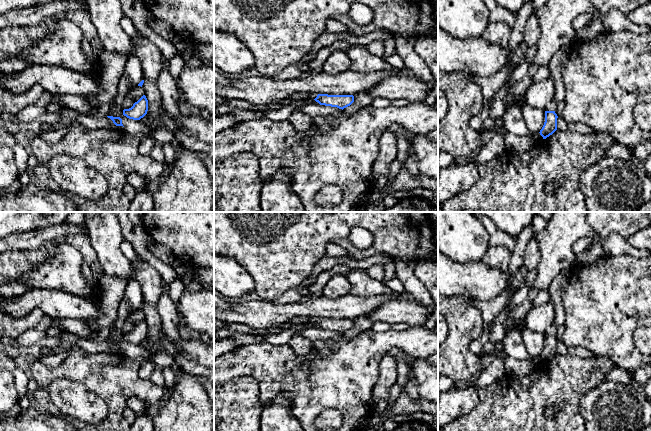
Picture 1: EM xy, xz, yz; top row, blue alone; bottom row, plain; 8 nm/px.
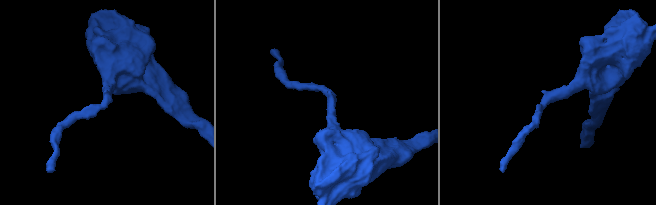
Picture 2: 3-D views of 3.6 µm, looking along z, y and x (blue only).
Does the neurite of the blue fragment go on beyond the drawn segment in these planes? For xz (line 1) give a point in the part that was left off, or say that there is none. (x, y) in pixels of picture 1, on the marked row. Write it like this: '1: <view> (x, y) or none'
1: none

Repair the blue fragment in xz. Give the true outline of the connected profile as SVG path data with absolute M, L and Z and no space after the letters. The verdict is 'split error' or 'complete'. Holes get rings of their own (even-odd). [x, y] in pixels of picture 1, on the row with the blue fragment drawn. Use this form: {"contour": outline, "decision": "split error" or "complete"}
{"contour": "M318 94L314 100L320 105L337 107L343 110L354 102L354 96Z", "decision": "complete"}

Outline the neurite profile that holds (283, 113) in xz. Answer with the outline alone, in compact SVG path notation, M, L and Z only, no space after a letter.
M292 104L282 106L276 110L269 110L263 112L263 117L271 121L285 121L289 120L291 114L300 109L302 112L310 115L311 117L319 116L319 117L327 117L327 116L334 116L338 118L347 118L350 117L352 114L344 113L342 109L337 107L325 106L325 105L304 105L301 108L295 107Z

